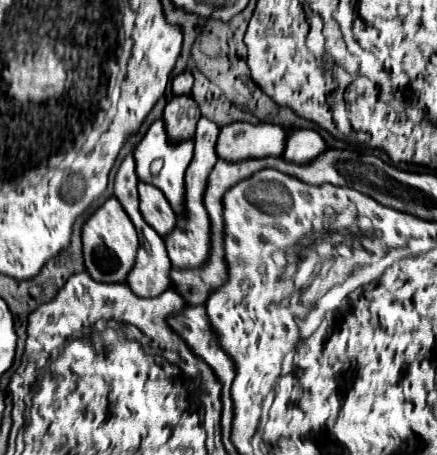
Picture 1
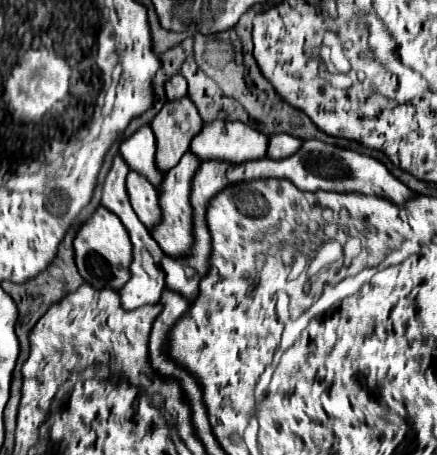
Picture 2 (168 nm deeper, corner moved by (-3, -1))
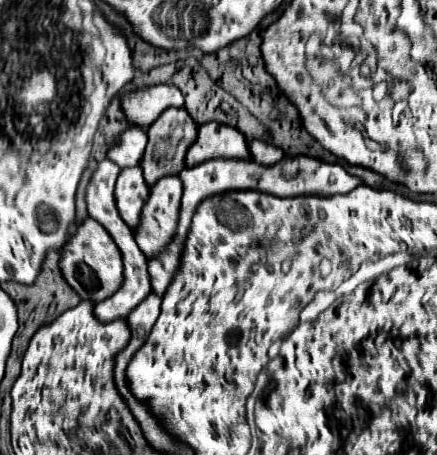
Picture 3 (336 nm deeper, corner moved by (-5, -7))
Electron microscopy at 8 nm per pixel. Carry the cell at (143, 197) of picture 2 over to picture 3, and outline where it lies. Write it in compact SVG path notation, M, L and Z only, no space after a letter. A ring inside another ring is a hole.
M130 167L120 171L114 199L116 199L116 209L128 227L134 229L138 225L138 211L142 211L142 203L146 203L148 193L150 187L144 183L140 167Z

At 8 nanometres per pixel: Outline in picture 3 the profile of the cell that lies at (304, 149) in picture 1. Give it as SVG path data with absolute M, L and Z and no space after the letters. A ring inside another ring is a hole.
M254 139L248 143L248 151L252 155L252 159L256 163L280 163L284 159L284 153L282 149L266 143L266 141L260 141L260 139Z

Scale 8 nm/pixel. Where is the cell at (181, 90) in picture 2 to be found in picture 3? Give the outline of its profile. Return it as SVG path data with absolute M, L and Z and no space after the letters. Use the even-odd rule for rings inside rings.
M152 85L124 93L120 97L120 105L130 125L148 129L168 107L182 107L184 97L174 85Z

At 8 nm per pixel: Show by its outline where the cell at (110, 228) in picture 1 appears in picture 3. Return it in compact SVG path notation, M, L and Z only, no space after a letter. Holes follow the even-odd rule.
M84 219L84 223L78 227L78 231L66 241L66 245L60 251L60 263L58 263L64 281L80 295L84 301L102 301L110 297L118 287L122 285L122 255L118 255L118 249L114 249L114 241L110 241L110 235L106 235L104 227L94 219Z

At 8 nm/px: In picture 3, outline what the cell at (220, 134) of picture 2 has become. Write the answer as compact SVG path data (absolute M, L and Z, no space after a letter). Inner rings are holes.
M216 121L198 127L198 137L186 153L186 167L194 167L206 159L214 159L212 155L244 155L230 159L250 159L244 135L230 125L222 125Z

